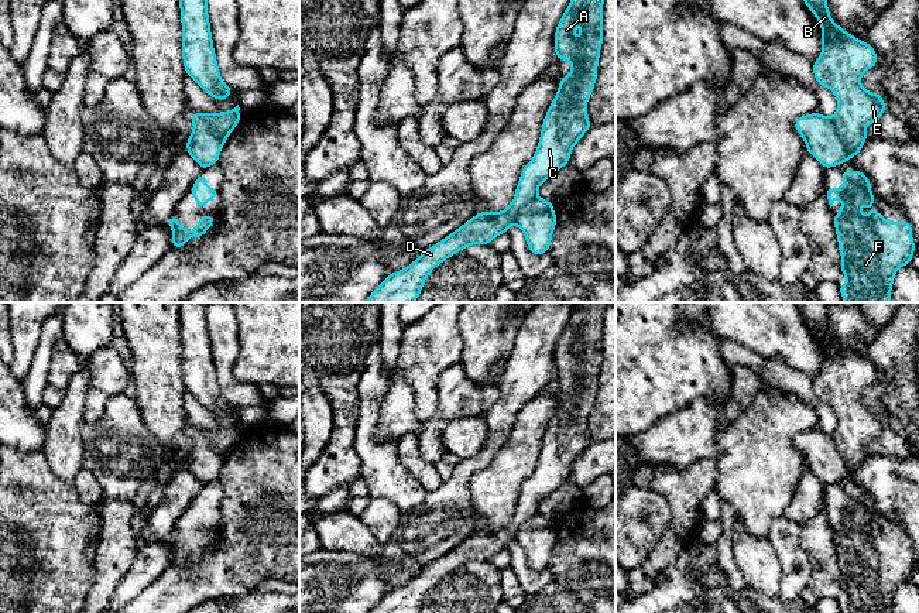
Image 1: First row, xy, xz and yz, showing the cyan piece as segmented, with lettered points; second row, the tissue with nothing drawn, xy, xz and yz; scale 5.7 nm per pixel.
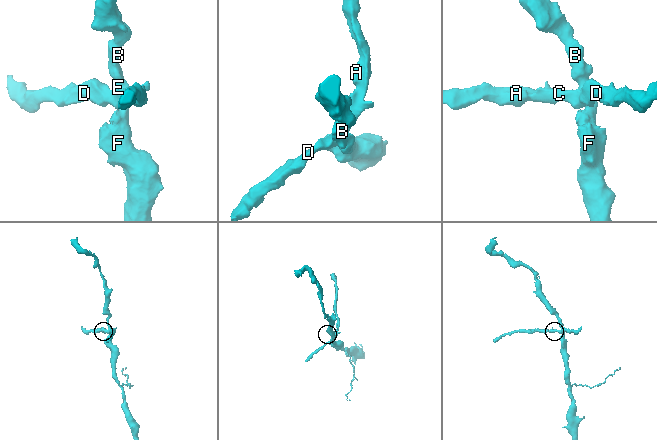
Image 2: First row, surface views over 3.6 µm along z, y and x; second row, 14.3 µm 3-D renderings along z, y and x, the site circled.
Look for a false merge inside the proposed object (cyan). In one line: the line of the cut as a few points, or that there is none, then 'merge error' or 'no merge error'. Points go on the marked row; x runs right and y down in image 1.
cut in yz along (830, 117), (836, 133), (851, 157); merge error

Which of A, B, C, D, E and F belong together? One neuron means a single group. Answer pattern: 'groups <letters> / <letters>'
groups A C D / B E F

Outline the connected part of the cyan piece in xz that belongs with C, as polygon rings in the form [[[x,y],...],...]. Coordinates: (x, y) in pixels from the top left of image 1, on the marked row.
[[[570,0],[566,11],[555,31],[556,59],[565,59],[572,64],[572,72],[560,79],[558,93],[551,103],[543,119],[541,138],[532,160],[522,168],[511,205],[503,212],[480,212],[467,220],[448,237],[438,242],[421,253],[421,256],[408,267],[398,273],[391,273],[364,302],[415,302],[426,277],[431,271],[450,256],[459,253],[471,244],[490,244],[490,242],[508,232],[515,223],[518,210],[538,198],[538,188],[549,179],[562,167],[565,167],[572,154],[572,148],[591,127],[587,119],[586,105],[597,79],[597,65],[600,48],[603,45],[603,3],[604,0]]]

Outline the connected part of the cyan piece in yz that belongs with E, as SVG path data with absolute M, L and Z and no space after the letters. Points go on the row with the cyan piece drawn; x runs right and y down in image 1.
M803 0L816 16L822 31L822 54L813 62L813 75L837 97L833 123L837 134L855 157L867 141L865 127L877 123L887 110L881 95L861 86L861 75L877 65L877 52L839 27L827 8L827 0Z

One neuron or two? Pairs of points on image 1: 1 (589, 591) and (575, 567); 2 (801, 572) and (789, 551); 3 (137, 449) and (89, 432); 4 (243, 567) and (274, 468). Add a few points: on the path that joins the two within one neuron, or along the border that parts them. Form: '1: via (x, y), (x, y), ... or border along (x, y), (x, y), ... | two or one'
1: via (589, 585), (589, 581), (580, 572) | one
2: via (801, 567), (791, 557) | one
3: via (126, 449), (116, 449), (100, 439) | one
4: via (253, 543), (260, 533), (259, 496), (261, 492) | one

